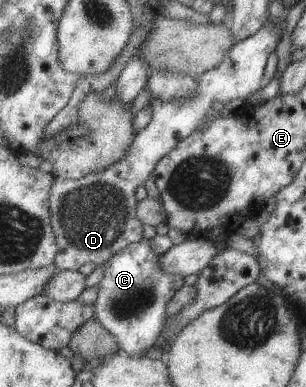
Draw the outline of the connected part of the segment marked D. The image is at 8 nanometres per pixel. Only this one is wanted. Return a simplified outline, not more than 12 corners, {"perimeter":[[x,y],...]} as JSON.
{"perimeter":[[263,25],[152,115],[103,172],[53,179],[57,271],[142,238],[135,188],[213,102],[262,88],[281,30]]}

